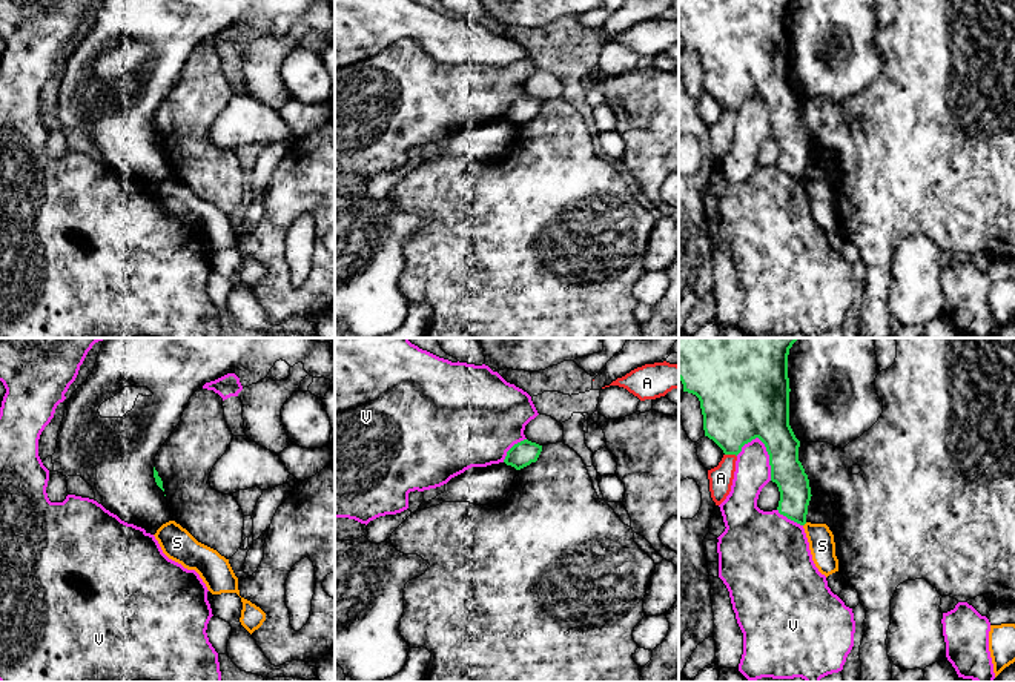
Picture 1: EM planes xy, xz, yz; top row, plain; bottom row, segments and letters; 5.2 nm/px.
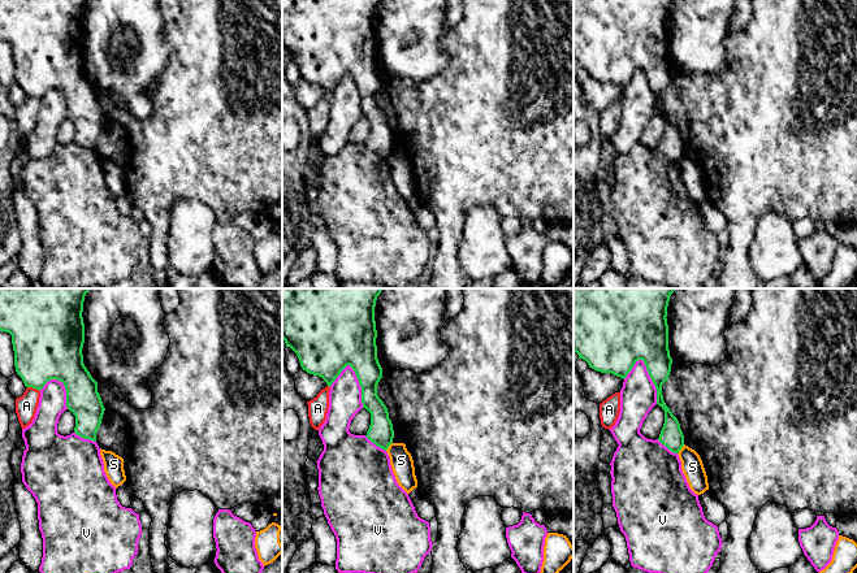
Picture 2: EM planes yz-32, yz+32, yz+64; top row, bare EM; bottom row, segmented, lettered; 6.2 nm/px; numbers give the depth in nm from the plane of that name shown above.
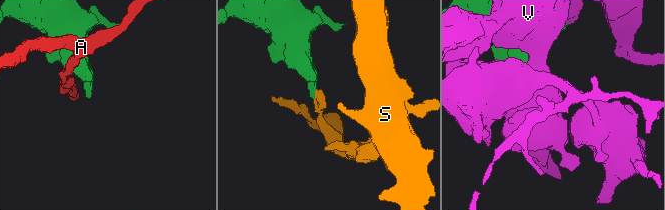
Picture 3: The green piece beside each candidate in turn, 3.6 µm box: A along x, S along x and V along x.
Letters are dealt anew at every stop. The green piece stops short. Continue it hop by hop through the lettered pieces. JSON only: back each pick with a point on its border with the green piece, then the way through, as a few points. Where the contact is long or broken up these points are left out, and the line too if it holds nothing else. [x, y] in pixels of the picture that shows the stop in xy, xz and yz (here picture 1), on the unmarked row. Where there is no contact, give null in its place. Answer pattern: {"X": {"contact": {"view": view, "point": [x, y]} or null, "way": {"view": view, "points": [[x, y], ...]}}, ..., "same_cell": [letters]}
{"same_cell": []}

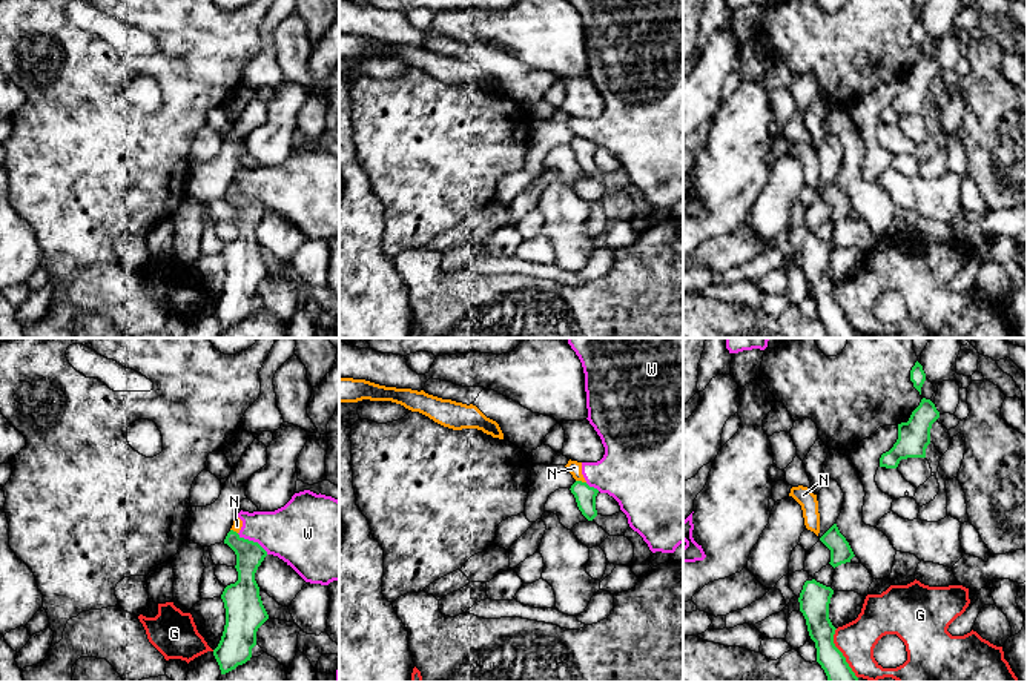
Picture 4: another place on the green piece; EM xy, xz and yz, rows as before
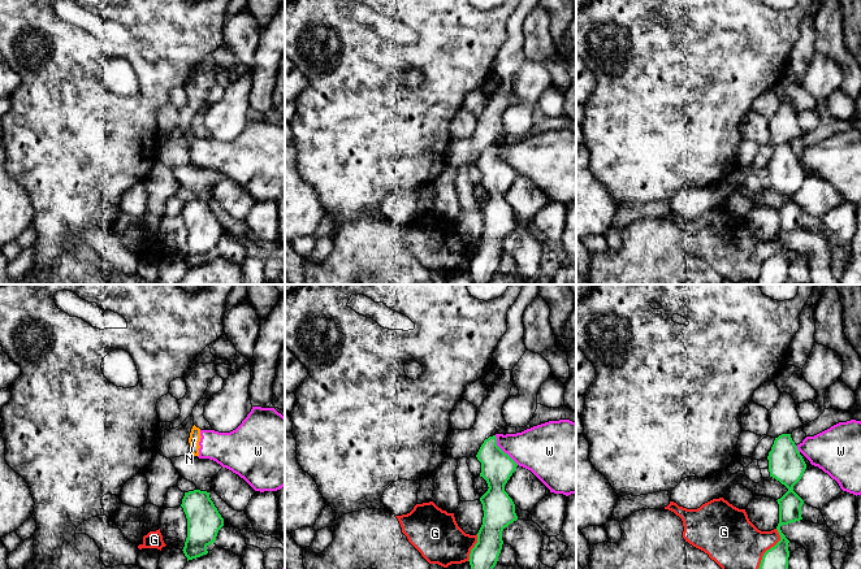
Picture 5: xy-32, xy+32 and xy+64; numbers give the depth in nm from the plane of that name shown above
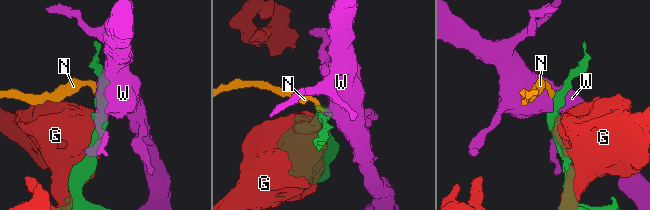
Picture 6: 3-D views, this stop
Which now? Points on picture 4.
{"same_cell": []}

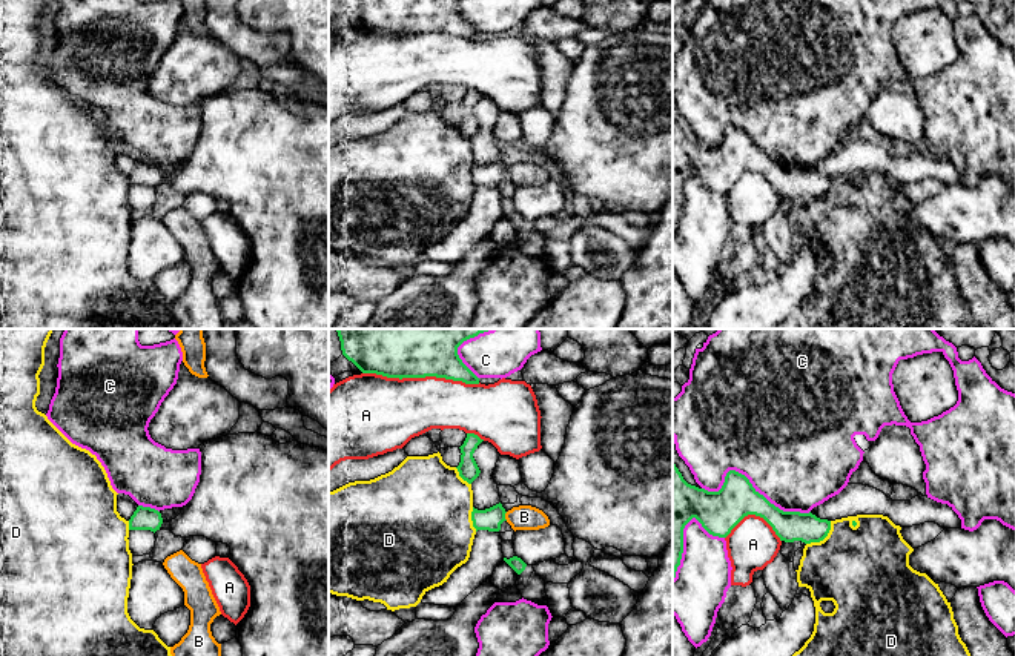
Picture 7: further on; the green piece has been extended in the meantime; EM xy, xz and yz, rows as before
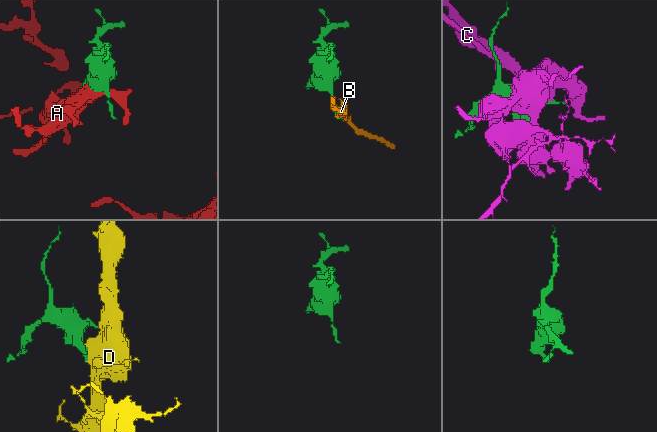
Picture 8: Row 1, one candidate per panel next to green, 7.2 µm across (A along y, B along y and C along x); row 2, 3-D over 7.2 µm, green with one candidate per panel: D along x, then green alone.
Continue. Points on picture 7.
{"same_cell": []}

